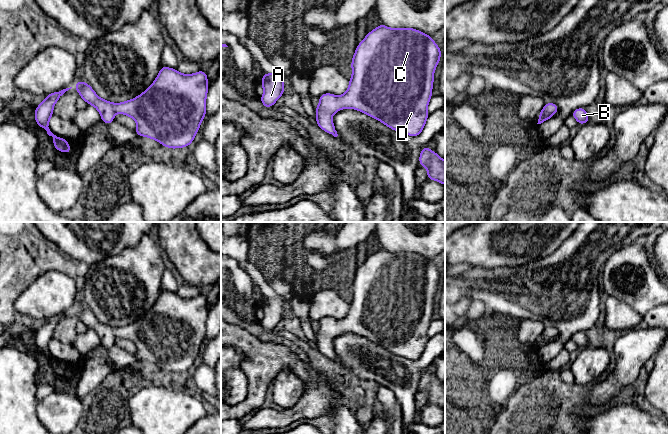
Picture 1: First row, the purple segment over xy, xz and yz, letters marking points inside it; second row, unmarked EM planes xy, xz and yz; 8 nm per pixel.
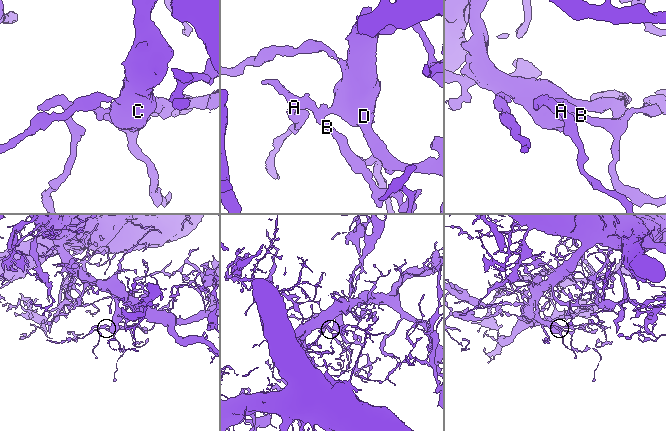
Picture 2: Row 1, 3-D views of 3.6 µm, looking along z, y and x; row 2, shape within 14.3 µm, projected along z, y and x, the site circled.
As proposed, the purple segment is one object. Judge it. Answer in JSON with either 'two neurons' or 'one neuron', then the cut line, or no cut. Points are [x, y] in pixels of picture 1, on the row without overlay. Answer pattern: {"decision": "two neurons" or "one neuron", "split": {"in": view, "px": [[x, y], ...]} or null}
{"decision": "one neuron", "split": null}

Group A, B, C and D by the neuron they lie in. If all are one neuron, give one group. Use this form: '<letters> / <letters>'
A B C D

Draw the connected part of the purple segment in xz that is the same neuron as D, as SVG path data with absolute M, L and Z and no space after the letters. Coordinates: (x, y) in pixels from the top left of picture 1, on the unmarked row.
M381 247L358 268L351 285L352 300L347 315L341 320L332 317L319 320L319 329L314 332L316 349L337 361L332 340L341 333L351 332L394 355L419 360L429 340L427 331L432 321L434 296L440 284L441 272L432 260L414 252L389 252Z

